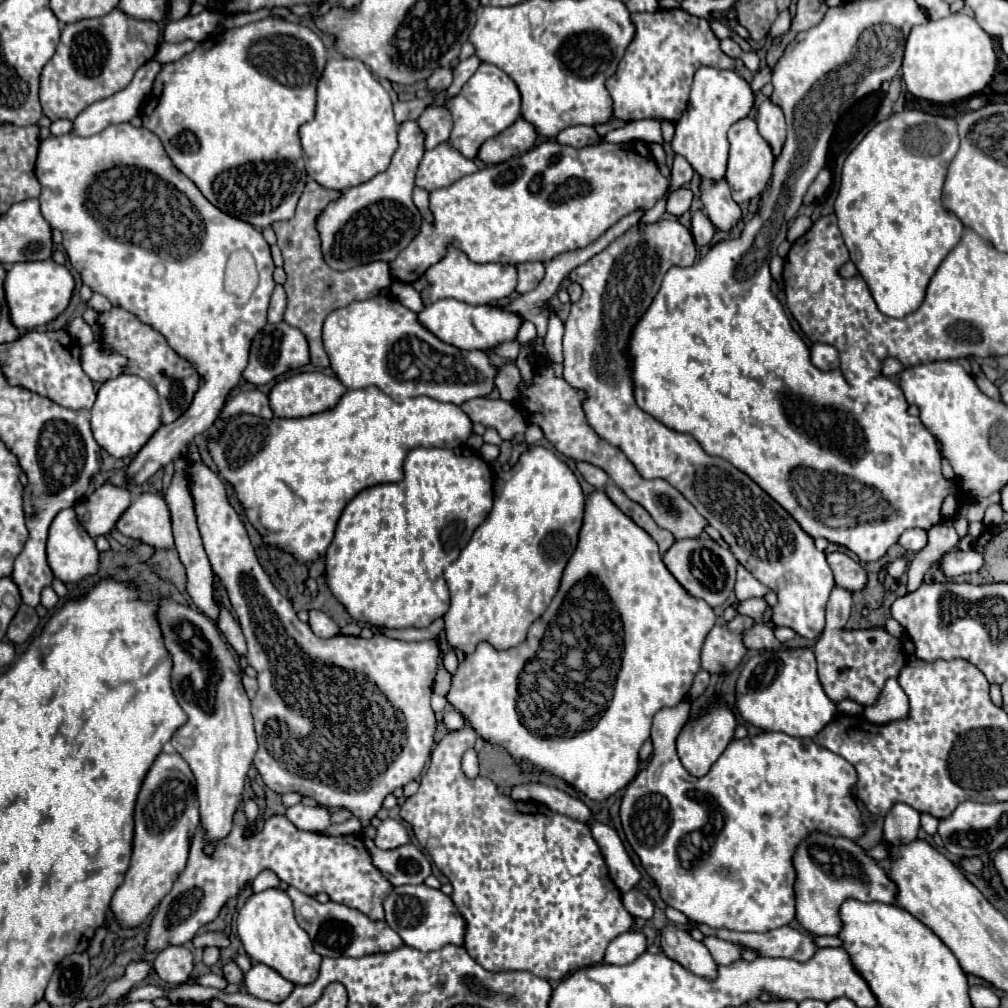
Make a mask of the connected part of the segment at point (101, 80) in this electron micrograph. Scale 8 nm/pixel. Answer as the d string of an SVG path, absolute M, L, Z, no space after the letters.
M119 8L107 16L81 20L63 26L55 54L41 72L39 98L43 114L53 122L59 118L75 120L93 102L105 100L123 90L135 72L149 62L159 50L159 28L155 22L139 22L123 14Z

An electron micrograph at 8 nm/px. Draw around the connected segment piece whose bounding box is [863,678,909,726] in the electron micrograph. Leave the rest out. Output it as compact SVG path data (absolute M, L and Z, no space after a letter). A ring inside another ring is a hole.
M890 678L881 693L881 702L865 708L863 716L873 724L889 724L893 720L909 718L909 700L903 689L896 686L896 678Z

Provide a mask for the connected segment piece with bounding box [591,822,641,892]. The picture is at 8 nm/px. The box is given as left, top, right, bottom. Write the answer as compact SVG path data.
M591 822L591 834L593 838L597 838L597 844L605 854L605 862L609 866L613 882L621 892L629 892L640 881L641 876L636 866L633 866L629 854L625 852L619 834L603 822Z

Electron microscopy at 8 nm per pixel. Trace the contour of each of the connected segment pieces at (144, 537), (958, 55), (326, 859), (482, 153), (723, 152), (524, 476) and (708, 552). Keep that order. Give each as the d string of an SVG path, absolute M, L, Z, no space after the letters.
M143 492L119 518L117 528L125 536L141 540L157 550L175 546L169 508L165 500L153 492Z
M955 12L941 20L915 26L907 36L903 56L903 82L907 90L923 100L945 104L979 94L991 82L997 66L993 40L977 20L965 12Z
M237 810L233 816L233 830L215 842L215 850L211 854L205 852L205 830L199 828L197 834L191 840L191 850L189 850L189 860L185 866L185 872L177 878L173 890L161 900L153 922L151 930L147 934L147 948L151 950L161 950L171 944L185 944L191 940L201 926L213 922L221 908L227 904L227 900L235 898L241 888L245 888L249 882L253 882L263 870L273 870L281 882L295 886L299 892L315 896L319 892L327 892L327 896L339 904L345 904L353 910L359 910L371 920L385 920L383 912L383 900L391 892L391 882L381 874L381 870L373 864L361 834L345 834L345 836L325 836L321 832L307 832L299 830L293 822L287 820L285 814L273 814L271 818L265 820L261 832L251 832L249 822L243 810Z
M519 118L513 126L509 126L495 138L489 138L479 148L477 160L485 162L485 164L505 162L511 156L517 156L517 154L523 154L525 150L529 150L535 144L535 140L537 140L537 132L533 130L533 126L529 122L525 122L523 118Z
M703 66L695 72L695 80L691 86L691 98L685 114L675 124L675 138L671 142L671 148L675 154L683 156L693 170L707 180L719 182L725 176L727 168L727 154L729 154L729 142L727 142L727 130L737 122L749 116L753 108L753 92L745 78L731 70L717 70Z
M539 446L523 452L517 464L509 472L503 472L499 480L503 484L499 482L495 488L495 502L489 516L473 532L459 558L445 568L445 580L451 592L451 608L443 616L445 638L453 650L465 656L475 652L479 642L489 642L497 650L509 650L527 638L529 626L547 610L559 588L563 568L577 546L577 534L583 522L585 496L577 476L551 450Z
M701 534L699 538L693 540L681 540L675 542L665 554L663 554L663 562L667 566L667 570L675 576L675 580L695 598L705 600L709 606L721 606L729 594L733 592L733 584L735 584L735 570L737 570L737 558L733 556L733 552L721 544L717 544L715 540L711 540L711 536Z

